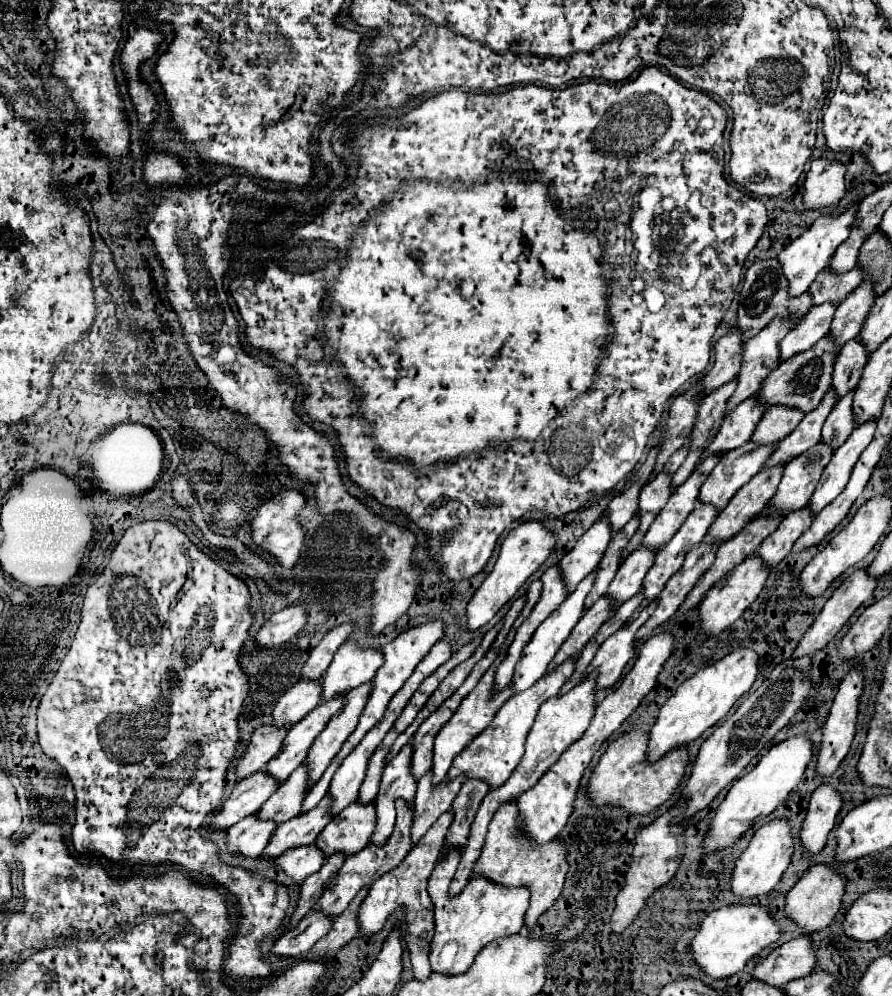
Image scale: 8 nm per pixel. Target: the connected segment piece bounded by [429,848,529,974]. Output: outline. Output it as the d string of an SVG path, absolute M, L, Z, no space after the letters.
M449 848L437 862L431 880L429 896L435 904L435 936L431 942L431 968L441 974L461 974L465 972L477 952L495 938L517 934L525 924L525 910L529 908L529 888L519 886L497 886L497 882L485 882L485 878L469 878L465 888L457 894L449 894L451 880L459 866L463 848Z

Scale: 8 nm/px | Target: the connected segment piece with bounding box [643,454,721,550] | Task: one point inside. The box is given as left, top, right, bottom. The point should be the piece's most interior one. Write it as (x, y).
(684, 497)

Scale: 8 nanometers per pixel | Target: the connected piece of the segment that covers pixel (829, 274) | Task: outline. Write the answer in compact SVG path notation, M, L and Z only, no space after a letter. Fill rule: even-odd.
M825 268L809 286L809 292L813 294L813 304L823 304L823 302L843 302L845 296L857 288L857 284L865 278L861 270L853 268L849 274L833 274L833 270Z

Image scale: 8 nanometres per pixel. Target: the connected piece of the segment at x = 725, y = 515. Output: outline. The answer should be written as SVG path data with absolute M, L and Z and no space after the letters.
M787 464L763 468L761 474L755 474L755 478L749 480L731 498L729 506L719 512L719 516L715 518L715 522L711 524L705 536L705 542L721 544L731 536L735 536L751 518L761 514L769 504L769 498L773 498L773 494L777 492L785 466Z

